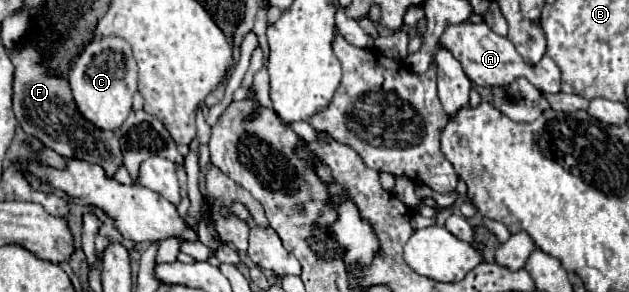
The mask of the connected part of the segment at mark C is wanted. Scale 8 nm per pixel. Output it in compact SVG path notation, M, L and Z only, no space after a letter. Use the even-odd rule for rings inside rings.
M116 36L92 40L76 58L68 72L70 88L82 116L102 130L118 130L132 110L132 96L136 94L138 66L132 48L126 40Z

